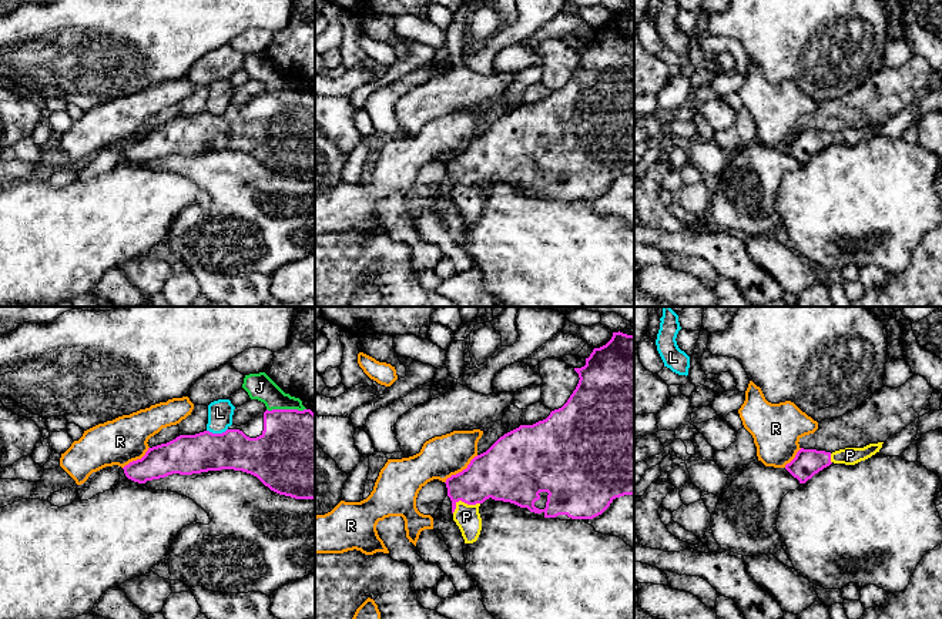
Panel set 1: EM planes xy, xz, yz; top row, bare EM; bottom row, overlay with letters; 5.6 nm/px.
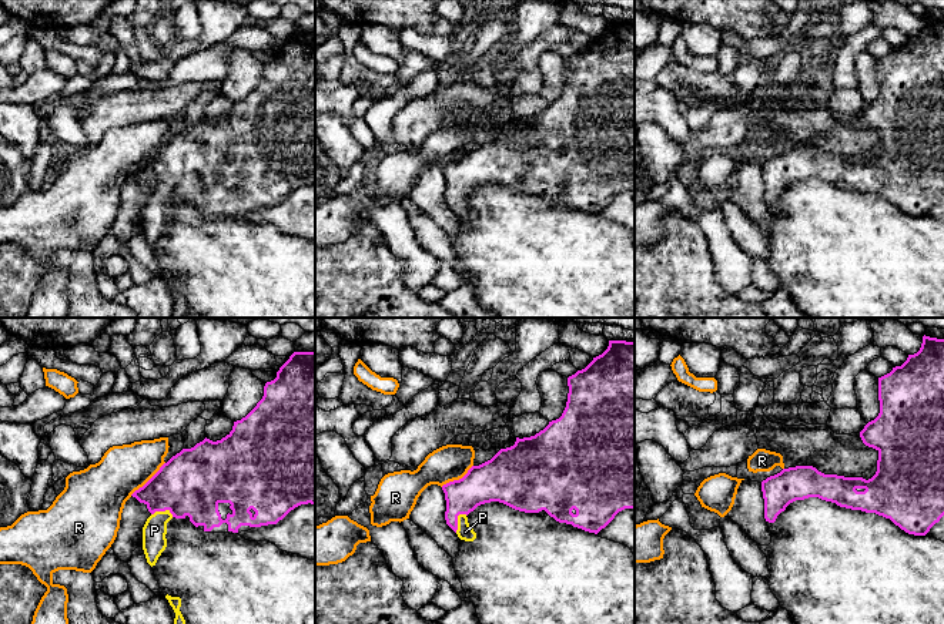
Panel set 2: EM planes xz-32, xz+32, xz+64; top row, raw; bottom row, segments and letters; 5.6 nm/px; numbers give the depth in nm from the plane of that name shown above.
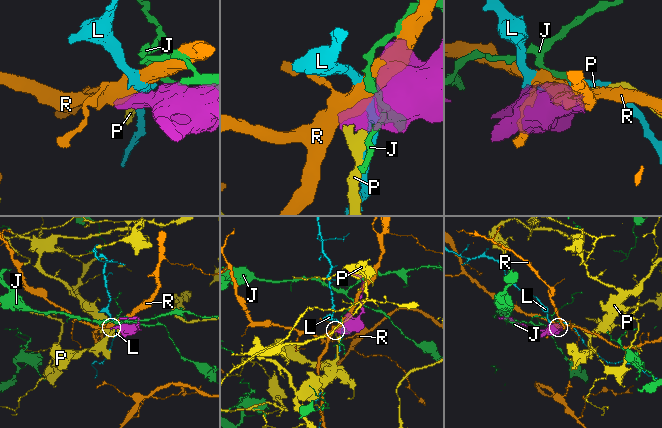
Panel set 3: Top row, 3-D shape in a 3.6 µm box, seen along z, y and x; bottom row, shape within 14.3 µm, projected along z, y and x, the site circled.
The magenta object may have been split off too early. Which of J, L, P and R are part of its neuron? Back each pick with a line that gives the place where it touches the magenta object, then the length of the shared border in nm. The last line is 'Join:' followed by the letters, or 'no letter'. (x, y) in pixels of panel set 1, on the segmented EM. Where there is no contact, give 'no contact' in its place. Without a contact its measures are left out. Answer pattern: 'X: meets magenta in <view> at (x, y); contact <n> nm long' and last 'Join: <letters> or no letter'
P: meets magenta in xz at (463, 501); contact 170 nm long
Join: P

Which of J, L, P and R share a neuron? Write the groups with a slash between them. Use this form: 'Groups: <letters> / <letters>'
Groups: J / L / P / R

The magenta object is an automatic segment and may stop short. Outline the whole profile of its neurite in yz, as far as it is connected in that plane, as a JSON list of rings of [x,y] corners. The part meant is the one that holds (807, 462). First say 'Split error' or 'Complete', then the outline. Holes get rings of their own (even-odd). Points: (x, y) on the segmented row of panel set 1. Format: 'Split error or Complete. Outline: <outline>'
Split error. Outline: [[[884,442],[869,444],[864,448],[845,448],[835,452],[825,452],[817,449],[801,448],[795,458],[785,465],[785,469],[799,481],[805,484],[815,474],[834,464],[855,465],[865,461],[879,452]]]

